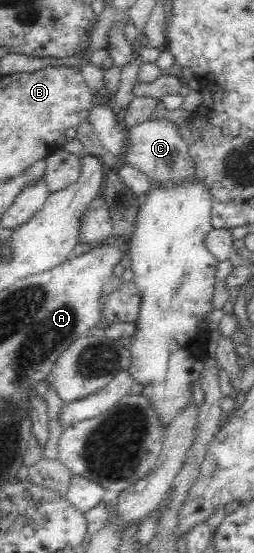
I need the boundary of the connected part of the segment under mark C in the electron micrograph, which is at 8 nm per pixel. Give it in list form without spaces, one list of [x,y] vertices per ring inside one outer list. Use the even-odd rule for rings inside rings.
[[[148,119],[129,129],[127,144],[124,148],[126,163],[146,172],[150,183],[179,182],[189,180],[196,175],[195,163],[189,154],[190,148],[181,129],[168,119]]]

